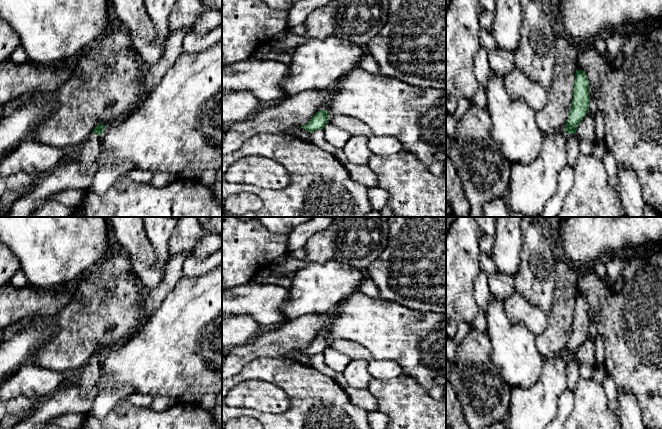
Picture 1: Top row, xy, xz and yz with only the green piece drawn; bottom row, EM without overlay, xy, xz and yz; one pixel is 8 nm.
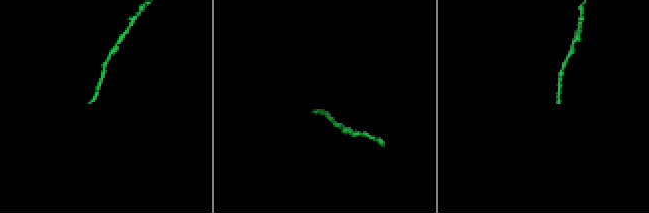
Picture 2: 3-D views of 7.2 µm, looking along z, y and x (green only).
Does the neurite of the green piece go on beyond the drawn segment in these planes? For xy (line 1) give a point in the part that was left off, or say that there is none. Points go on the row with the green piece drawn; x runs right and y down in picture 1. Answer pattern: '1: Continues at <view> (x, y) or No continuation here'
1: Continues at xy (89, 153)

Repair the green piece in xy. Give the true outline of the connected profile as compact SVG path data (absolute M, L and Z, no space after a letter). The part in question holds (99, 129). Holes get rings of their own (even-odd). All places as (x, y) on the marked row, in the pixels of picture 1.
M98 124L93 133L87 138L83 148L77 156L83 174L87 174L89 168L97 160L100 154L100 138L105 128L104 125Z

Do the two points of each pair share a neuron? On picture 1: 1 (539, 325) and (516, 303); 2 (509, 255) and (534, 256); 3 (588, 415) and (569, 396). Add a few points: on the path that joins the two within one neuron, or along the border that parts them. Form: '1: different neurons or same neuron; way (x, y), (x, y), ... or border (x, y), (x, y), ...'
1: same neuron; way (533, 319), (522, 309)
2: different neurons; border (523, 232), (520, 267), (512, 277)
3: different neurons; border (574, 391), (574, 406), (565, 418)

